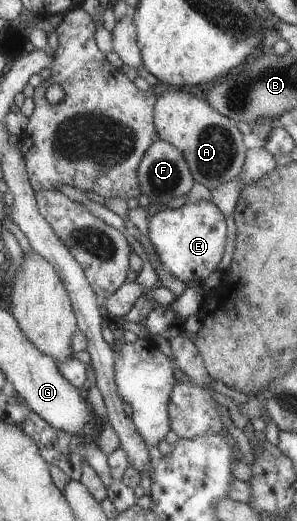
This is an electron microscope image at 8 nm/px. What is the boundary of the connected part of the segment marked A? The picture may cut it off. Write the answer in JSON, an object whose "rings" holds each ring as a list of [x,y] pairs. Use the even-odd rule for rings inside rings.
{"rings":[[[158,88],[160,99],[156,101],[155,128],[159,132],[159,140],[182,151],[192,179],[210,191],[220,187],[222,183],[236,179],[242,173],[248,149],[242,142],[243,134],[235,121],[220,115],[211,104],[190,93],[184,93],[178,88]]]}

